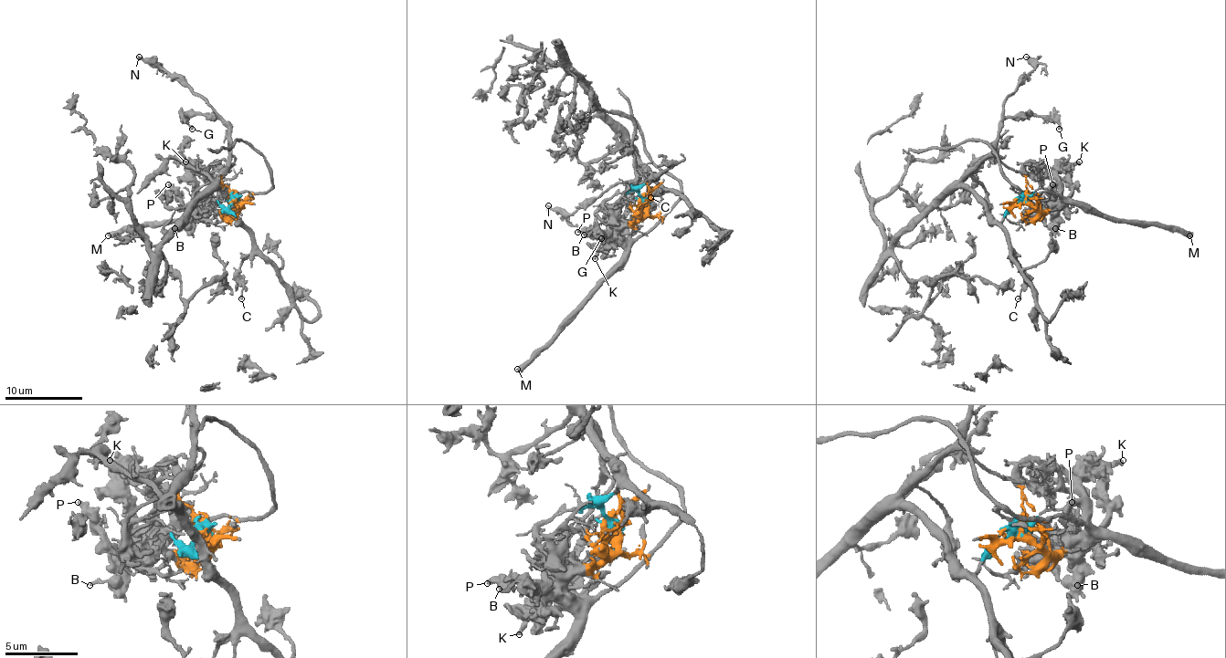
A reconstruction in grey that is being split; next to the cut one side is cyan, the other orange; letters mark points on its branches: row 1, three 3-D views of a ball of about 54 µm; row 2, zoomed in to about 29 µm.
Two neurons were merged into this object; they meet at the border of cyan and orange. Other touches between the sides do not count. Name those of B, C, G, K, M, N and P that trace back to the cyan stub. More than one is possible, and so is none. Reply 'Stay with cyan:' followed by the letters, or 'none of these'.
Stay with cyan: C, G, N

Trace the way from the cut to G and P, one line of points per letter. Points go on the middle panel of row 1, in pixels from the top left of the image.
G: (644, 205), (639, 190), (646, 167), (628, 141), (636, 178), (618, 199), (597, 211), (596, 234), (601, 238)
P: (644, 205), (644, 213), (636, 221), (621, 221), (611, 230), (576, 232)

